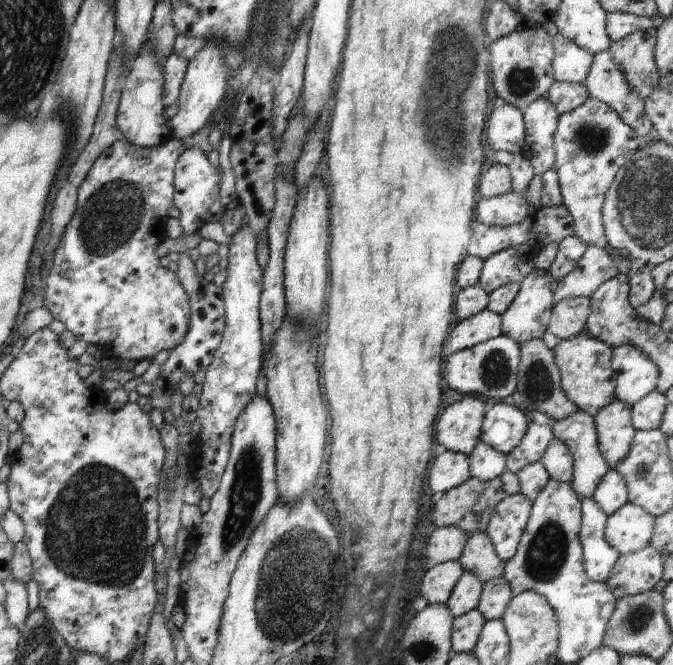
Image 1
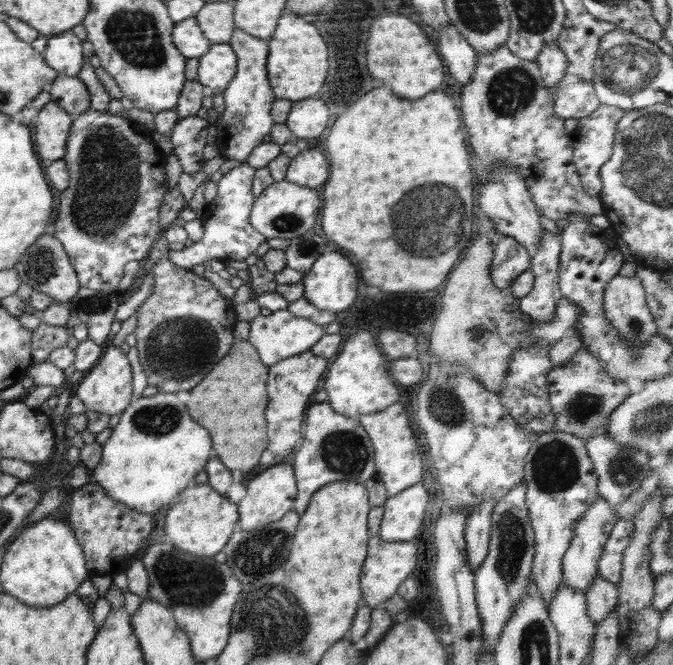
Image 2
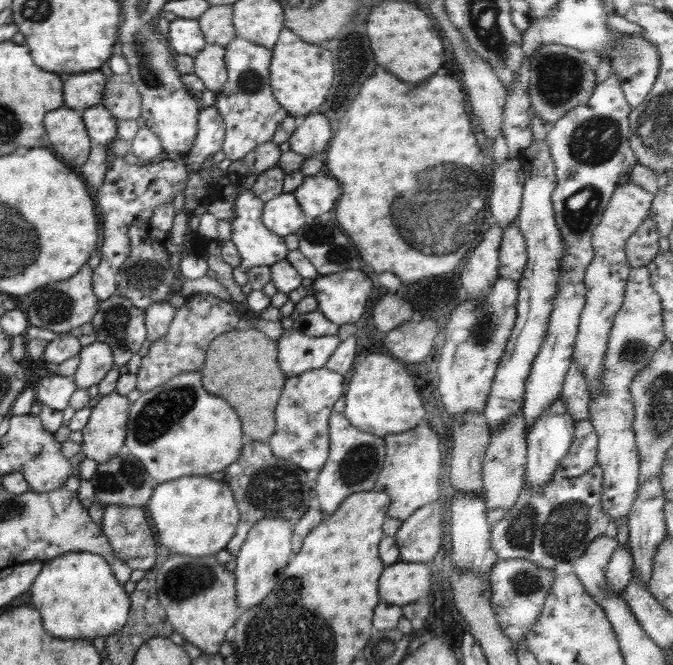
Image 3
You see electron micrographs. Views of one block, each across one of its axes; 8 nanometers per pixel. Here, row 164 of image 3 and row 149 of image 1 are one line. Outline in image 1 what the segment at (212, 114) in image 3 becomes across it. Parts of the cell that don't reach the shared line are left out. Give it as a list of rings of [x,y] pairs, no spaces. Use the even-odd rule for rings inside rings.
[[[198,146],[190,149],[184,149],[175,164],[175,181],[173,205],[179,208],[182,215],[180,216],[180,224],[183,230],[183,236],[195,234],[201,229],[201,226],[207,222],[206,218],[211,209],[217,208],[220,188],[221,167],[212,165]]]

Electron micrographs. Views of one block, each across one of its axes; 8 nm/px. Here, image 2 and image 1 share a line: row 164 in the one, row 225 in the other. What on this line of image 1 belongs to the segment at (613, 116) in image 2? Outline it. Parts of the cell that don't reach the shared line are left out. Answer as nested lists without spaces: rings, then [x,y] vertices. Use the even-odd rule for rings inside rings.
[[[590,96],[574,110],[559,115],[553,138],[555,165],[552,169],[558,175],[563,205],[572,215],[575,235],[587,247],[608,249],[601,213],[605,194],[615,174],[632,158],[642,141],[617,112]]]

